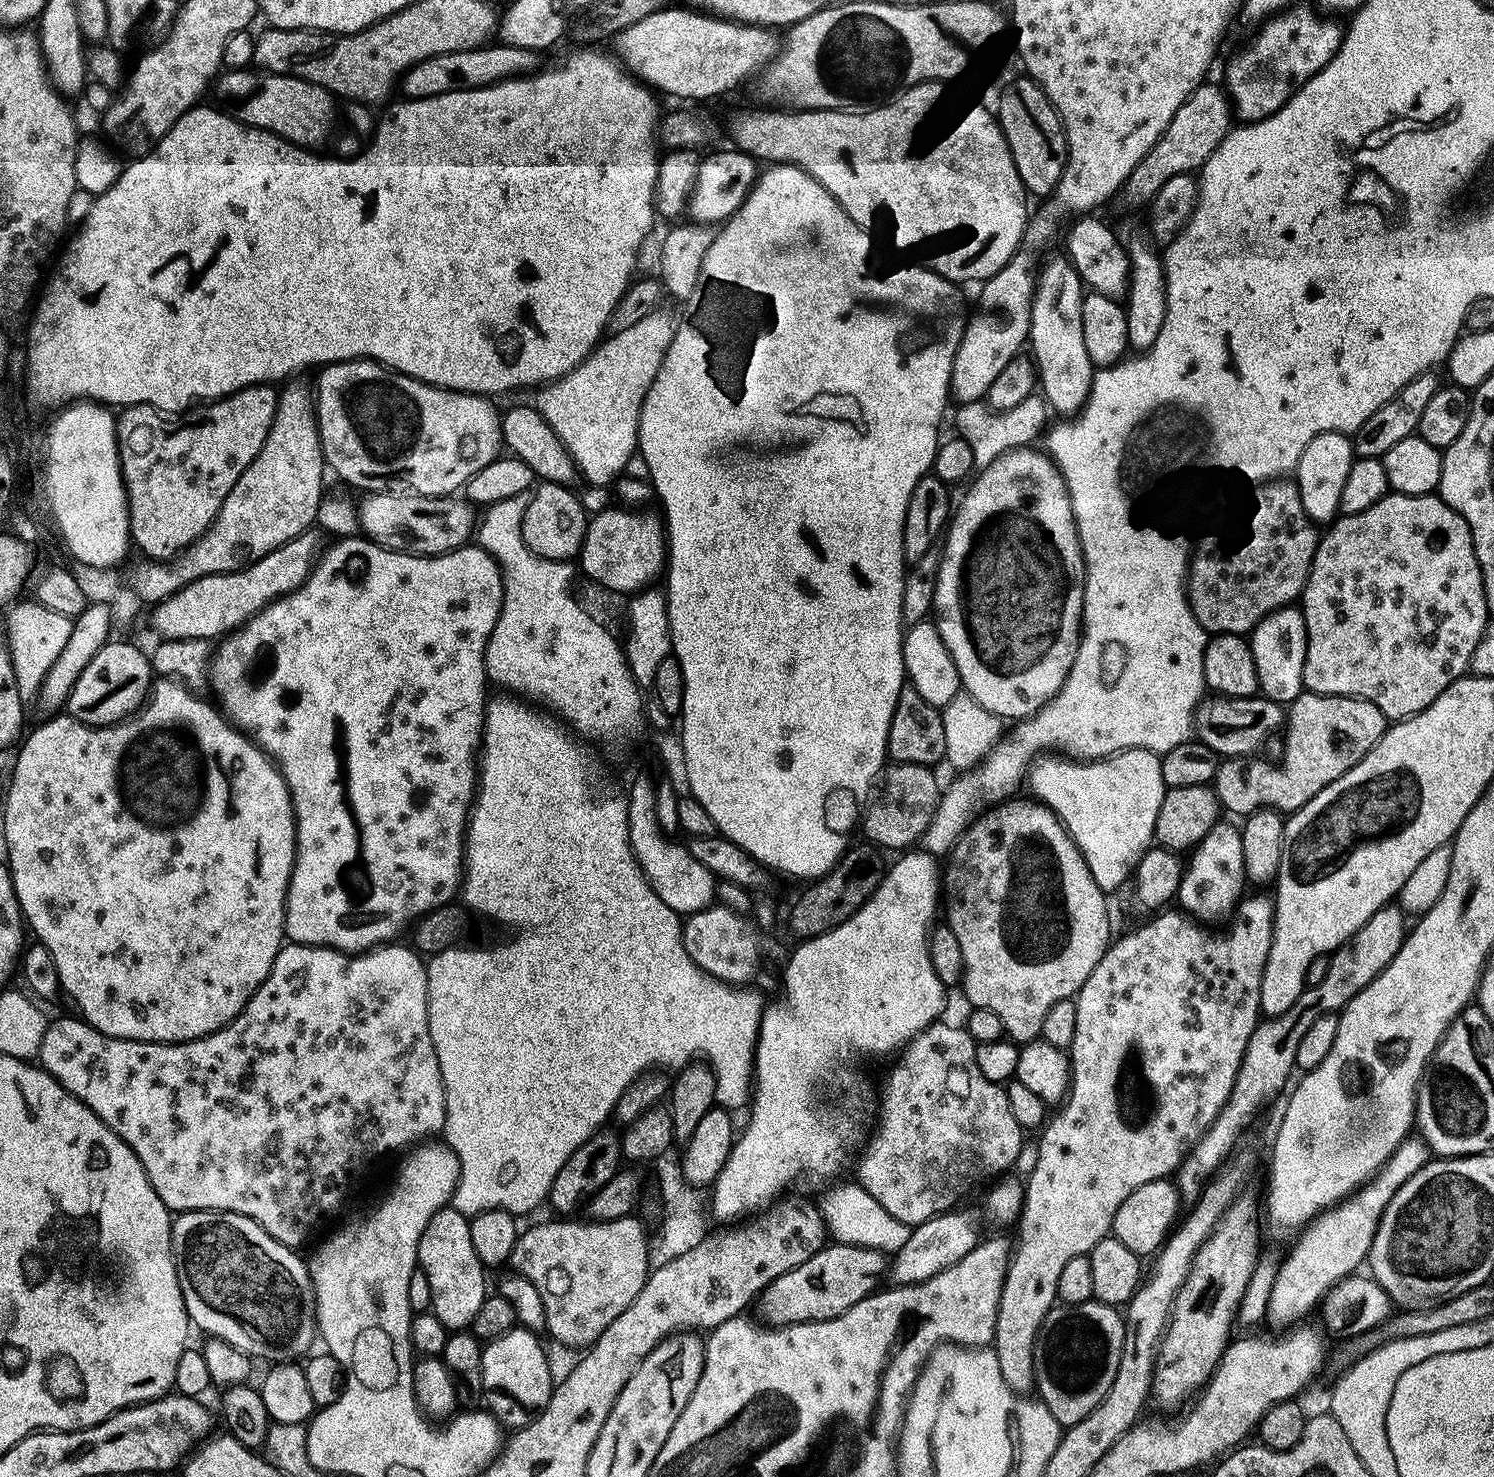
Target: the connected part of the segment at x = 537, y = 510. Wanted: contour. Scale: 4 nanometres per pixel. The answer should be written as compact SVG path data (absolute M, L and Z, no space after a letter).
M541 481L538 486L533 491L528 510L523 514L522 538L525 546L543 559L573 561L585 541L590 519L588 511L571 487L548 481Z

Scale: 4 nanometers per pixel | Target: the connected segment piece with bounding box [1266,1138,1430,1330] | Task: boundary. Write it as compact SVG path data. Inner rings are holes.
M1409 1138L1400 1143L1400 1147L1396 1149L1396 1153L1381 1166L1380 1171L1357 1192L1353 1192L1346 1200L1335 1204L1333 1208L1329 1208L1320 1213L1315 1220L1311 1221L1299 1233L1300 1241L1292 1248L1292 1253L1283 1257L1277 1277L1274 1280L1273 1289L1270 1291L1269 1306L1267 1313L1267 1323L1272 1323L1276 1330L1287 1330L1303 1321L1304 1316L1312 1307L1319 1305L1323 1301L1324 1296L1330 1291L1339 1280L1343 1280L1346 1276L1351 1276L1357 1271L1359 1264L1363 1265L1368 1259L1368 1251L1372 1249L1374 1242L1374 1234L1378 1230L1378 1222L1382 1218L1382 1214L1386 1210L1386 1206L1390 1206L1390 1198L1394 1198L1394 1194L1398 1194L1400 1187L1404 1185L1412 1177L1422 1165L1428 1163L1430 1153L1427 1144L1419 1138Z

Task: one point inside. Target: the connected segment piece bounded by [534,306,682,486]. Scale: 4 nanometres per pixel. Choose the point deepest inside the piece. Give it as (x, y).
(595, 409)

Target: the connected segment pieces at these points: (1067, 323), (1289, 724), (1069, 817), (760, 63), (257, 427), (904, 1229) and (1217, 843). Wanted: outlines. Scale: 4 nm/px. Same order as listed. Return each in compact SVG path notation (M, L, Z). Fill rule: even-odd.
M1052 256L1045 264L1043 261L1039 265L1036 288L1032 291L1027 343L1030 348L1032 344L1030 356L1038 373L1038 388L1047 407L1053 413L1075 414L1088 403L1088 396L1092 393L1094 366L1090 362L1090 354L1086 354L1086 341L1082 339L1082 302L1086 285L1071 260L1060 256Z
M1304 690L1295 701L1286 708L1286 727L1283 729L1284 757L1280 764L1267 764L1259 760L1256 754L1250 756L1233 756L1221 759L1216 767L1216 776L1210 787L1216 794L1216 801L1225 813L1233 812L1237 818L1243 818L1257 808L1274 808L1281 814L1291 814L1301 808L1318 790L1333 784L1346 770L1350 770L1382 738L1386 727L1386 718L1374 702L1357 696L1327 696Z
M1128 748L1103 760L1087 762L1065 758L1060 754L1044 754L1032 761L1026 773L1027 784L1032 791L1029 793L1056 813L1064 824L1064 829L1083 854L1086 866L1090 866L1090 874L1094 874L1094 882L1098 882L1100 889L1112 894L1115 888L1122 887L1124 879L1135 873L1136 863L1144 857L1156 834L1158 810L1166 791L1160 756L1141 748Z
M667 6L614 36L615 55L633 76L639 78L657 93L681 96L684 100L712 100L731 88L736 88L747 76L755 77L778 51L778 36L771 27L759 24L736 23L731 19L693 10L691 7Z
M251 384L249 388L233 392L231 396L201 403L195 410L188 410L183 414L165 414L159 412L157 408L150 407L149 404L129 404L123 409L124 413L119 413L116 422L116 445L120 451L120 473L124 475L124 489L128 495L128 530L131 543L135 547L137 544L144 551L143 555L147 559L161 562L171 561L179 556L185 548L191 546L211 526L222 502L226 502L226 494L230 494L234 482L238 482L238 478L242 478L246 466L250 466L250 462L254 462L258 450L262 450L262 442L266 442L266 434L270 434L270 426L274 422L277 395L277 389L272 384Z
M859 1182L851 1183L837 1183L837 1188L822 1203L824 1222L828 1225L831 1239L837 1244L873 1248L885 1254L894 1254L902 1246L906 1246L906 1238L910 1238L912 1228L898 1222L898 1218L889 1214L886 1206L879 1204Z
M1217 822L1196 843L1196 847L1191 849L1189 856L1192 857L1186 860L1183 865L1180 885L1176 891L1179 907L1187 915L1201 922L1220 919L1223 921L1235 909L1245 891L1243 888L1244 884L1246 885L1246 877L1244 875L1240 828L1237 825Z

